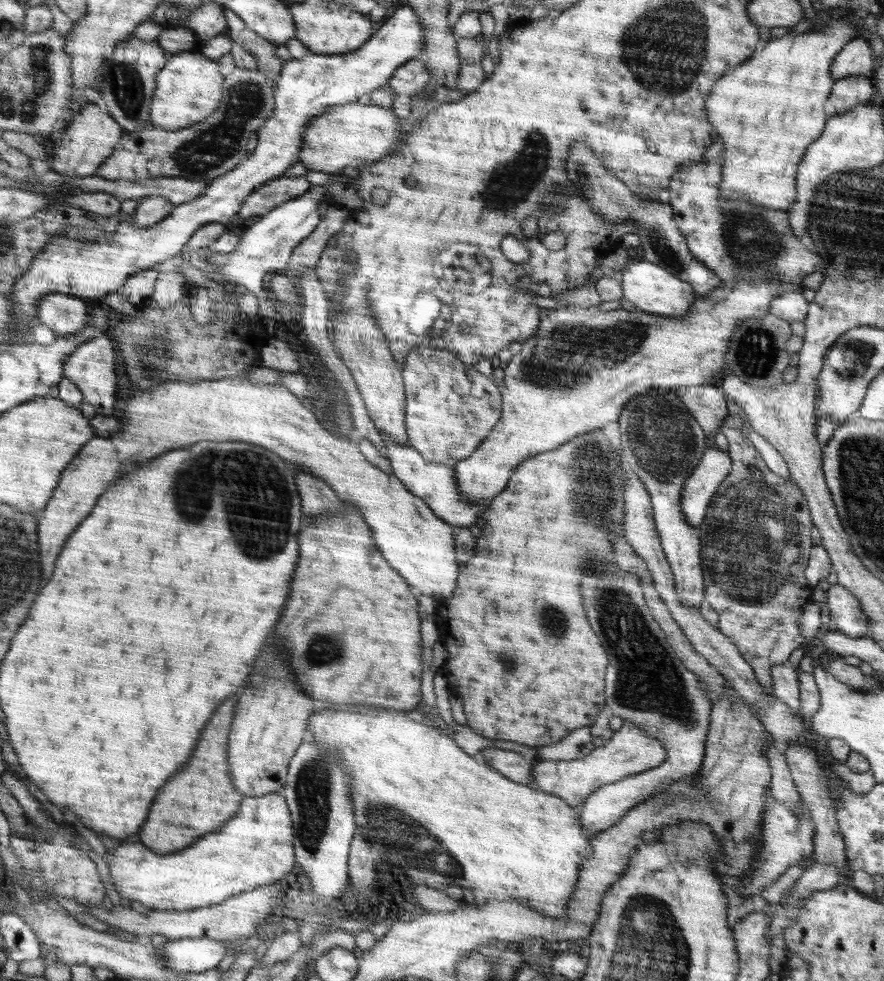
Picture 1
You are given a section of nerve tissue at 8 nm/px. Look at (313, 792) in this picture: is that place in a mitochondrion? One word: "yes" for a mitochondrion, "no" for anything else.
yes

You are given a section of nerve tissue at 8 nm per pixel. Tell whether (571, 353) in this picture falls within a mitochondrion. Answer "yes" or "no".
yes

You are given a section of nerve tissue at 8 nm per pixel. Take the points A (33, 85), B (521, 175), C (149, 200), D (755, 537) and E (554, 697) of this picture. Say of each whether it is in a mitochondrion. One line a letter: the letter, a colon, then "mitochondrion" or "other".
A: mitochondrion
B: mitochondrion
C: other
D: mitochondrion
E: other

